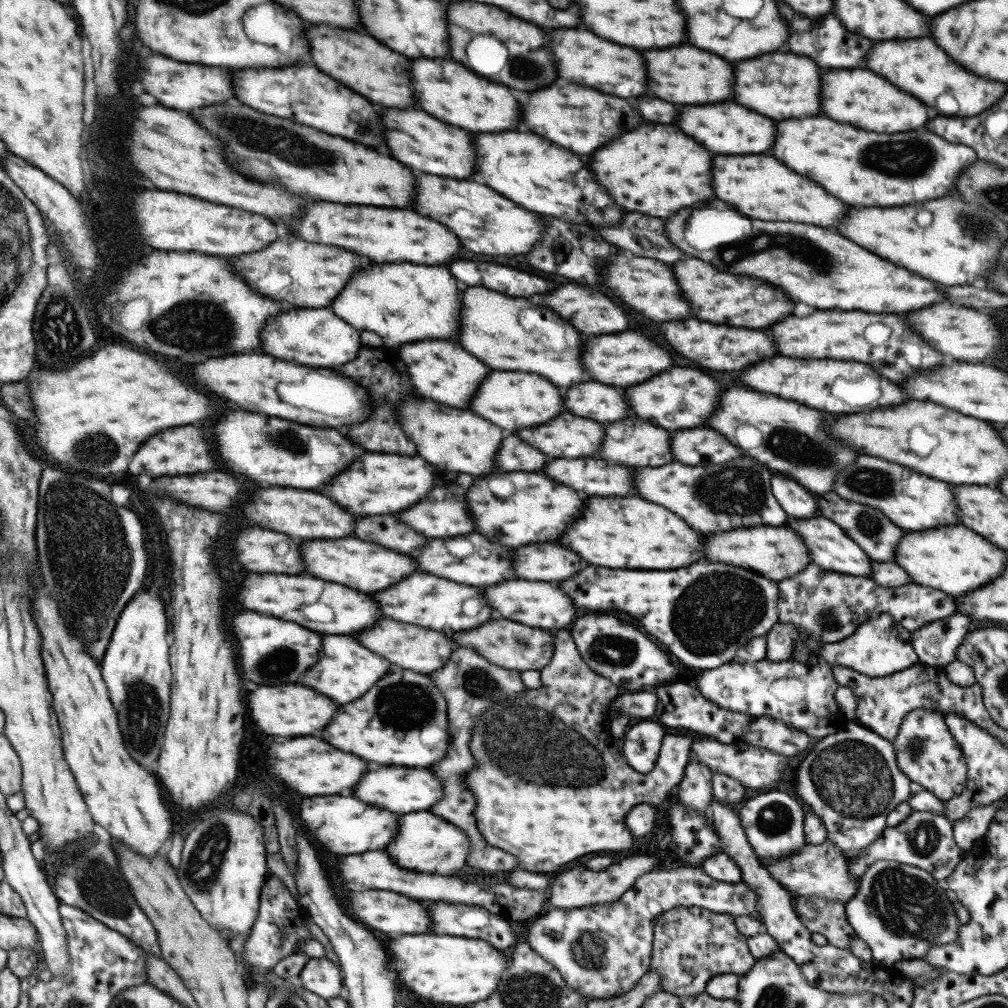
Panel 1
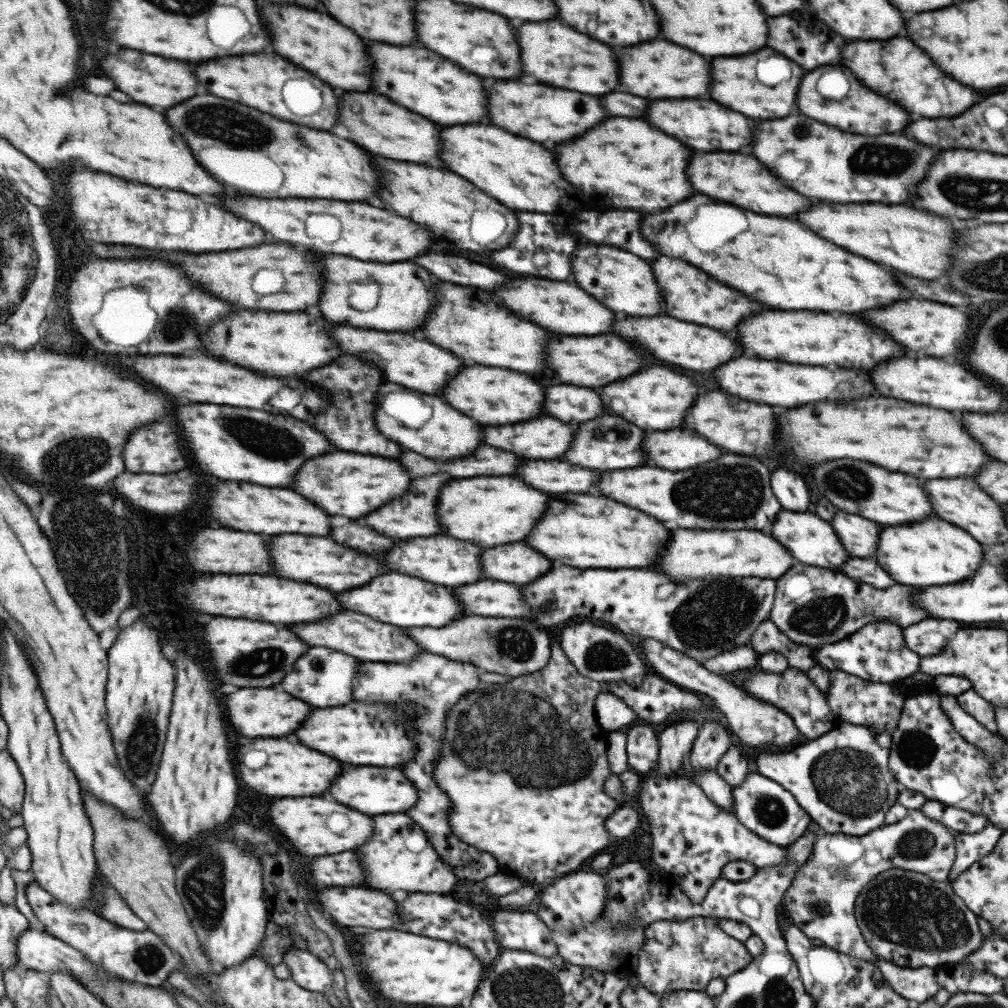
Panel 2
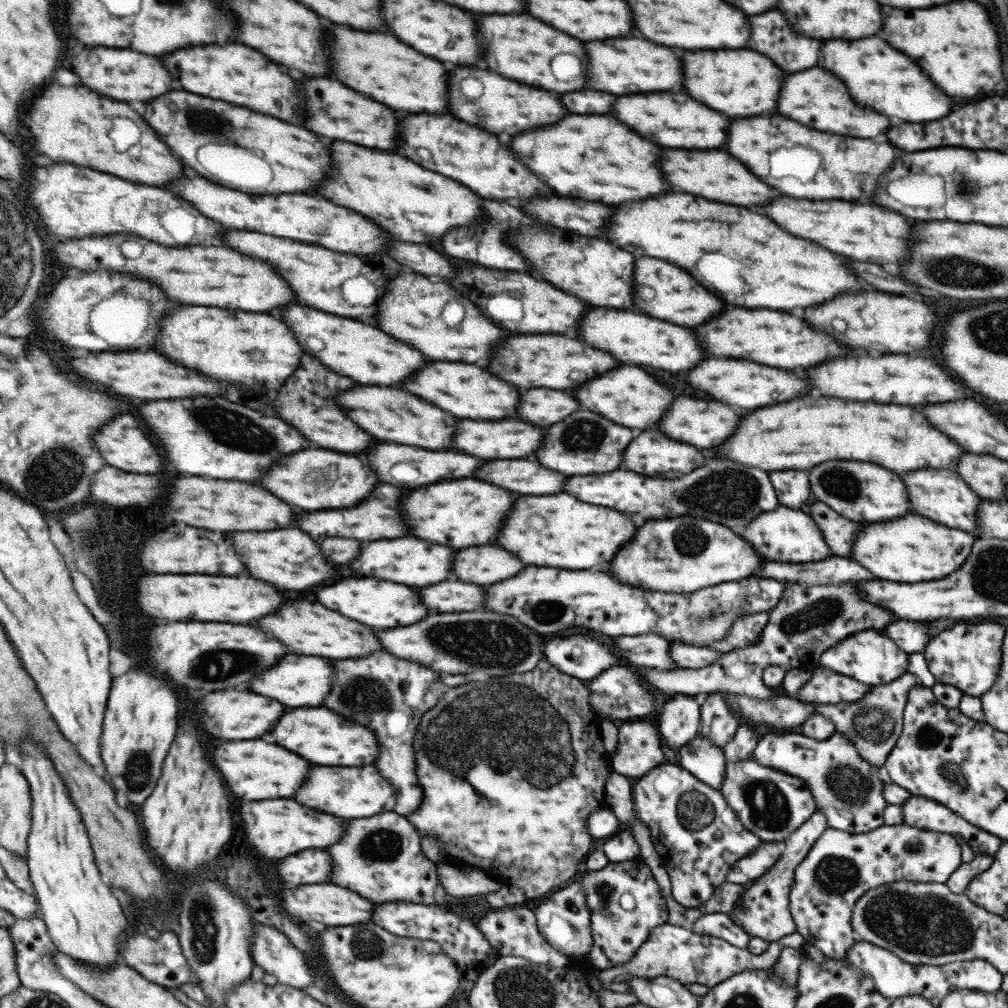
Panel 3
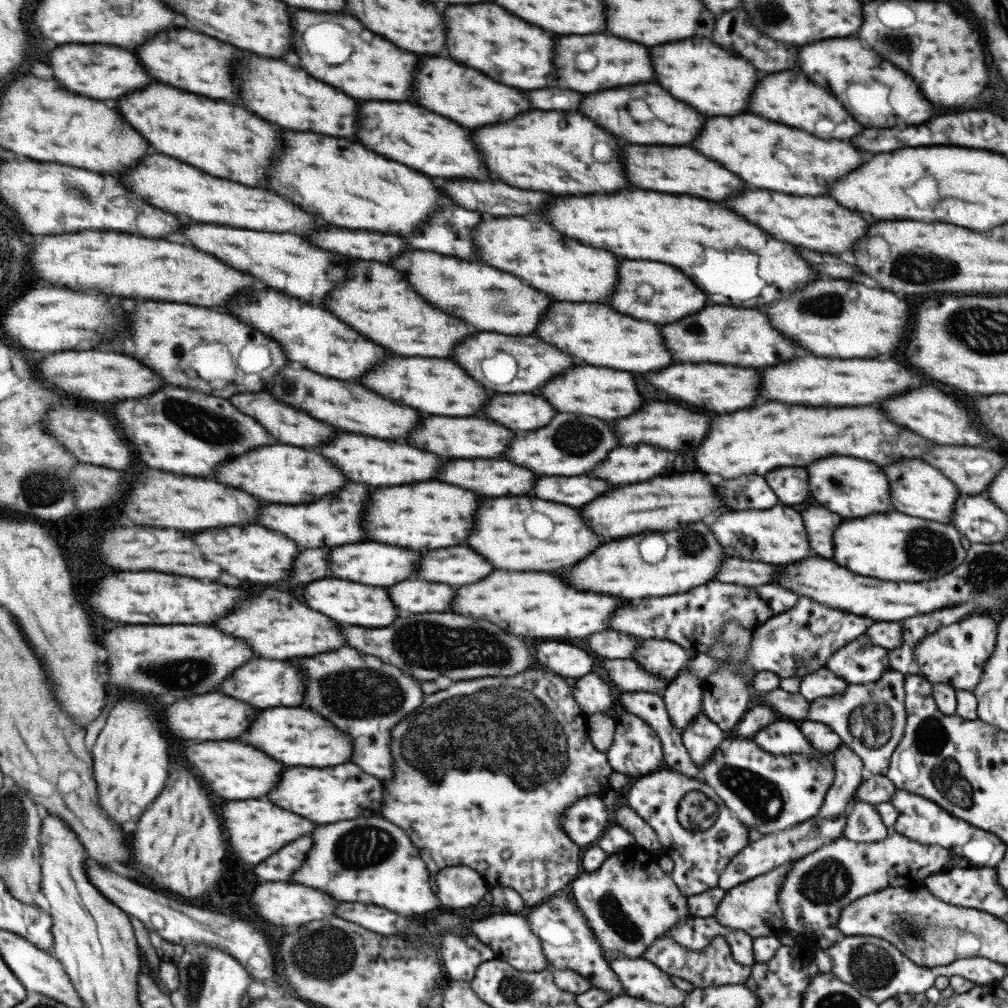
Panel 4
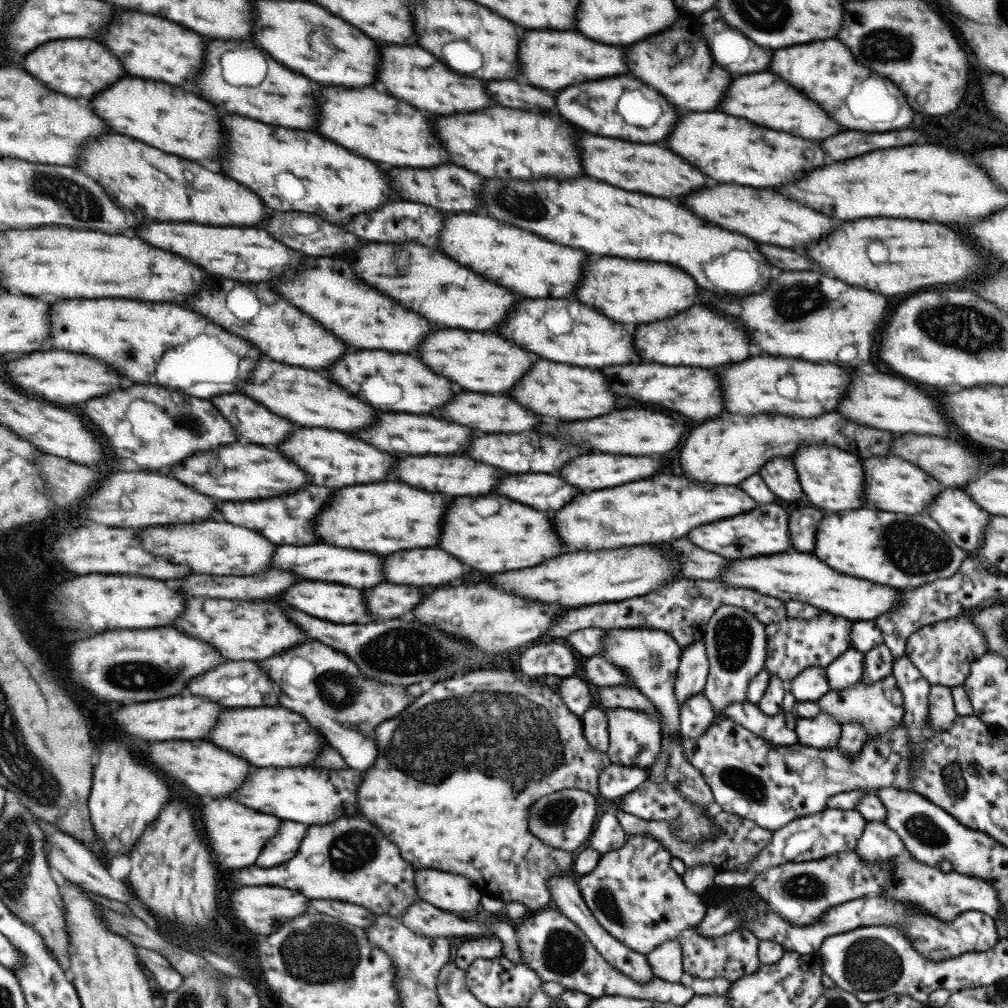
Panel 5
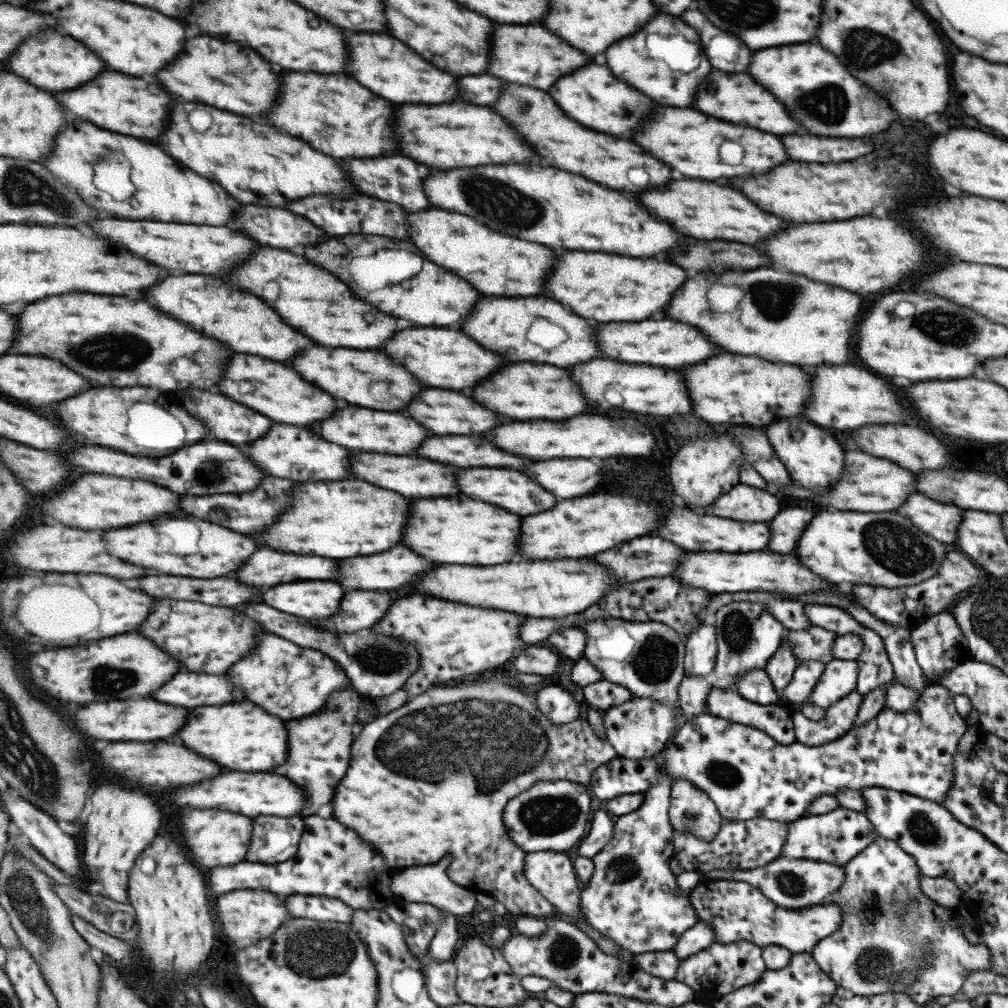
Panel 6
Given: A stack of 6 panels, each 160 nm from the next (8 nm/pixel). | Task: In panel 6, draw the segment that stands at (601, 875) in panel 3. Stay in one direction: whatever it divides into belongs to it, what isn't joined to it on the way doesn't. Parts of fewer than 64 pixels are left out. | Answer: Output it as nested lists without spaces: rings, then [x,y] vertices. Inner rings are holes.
[[[597,617],[596,619],[579,619],[577,630],[582,630],[586,643],[582,657],[601,673],[602,679],[624,686],[633,697],[647,697],[660,703],[679,707],[677,687],[684,677],[684,642],[686,637],[675,632],[669,625],[657,621],[629,622],[615,617]],[[660,772],[660,777],[655,783],[655,786],[650,786],[644,793],[642,793],[643,802],[641,805],[639,805],[633,812],[622,814],[621,816],[614,818],[611,836],[608,838],[607,844],[603,846],[595,856],[590,858],[594,864],[593,874],[591,874],[591,878],[582,885],[580,891],[580,914],[582,914],[584,922],[633,955],[643,954],[645,952],[672,951],[673,946],[678,942],[678,938],[697,922],[693,907],[690,905],[688,899],[687,891],[683,891],[680,886],[678,886],[674,879],[675,874],[673,874],[668,867],[668,862],[673,858],[674,854],[674,844],[672,841],[673,830],[668,821],[668,800],[671,783],[672,781],[670,778],[666,776],[664,772]]]

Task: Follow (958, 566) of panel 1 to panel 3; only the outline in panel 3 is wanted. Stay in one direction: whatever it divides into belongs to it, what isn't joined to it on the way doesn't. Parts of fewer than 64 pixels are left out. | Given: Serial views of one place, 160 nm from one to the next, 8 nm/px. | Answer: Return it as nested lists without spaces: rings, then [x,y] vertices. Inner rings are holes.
[[[905,514],[889,522],[865,524],[853,540],[851,559],[869,570],[879,580],[923,582],[937,580],[961,566],[975,539],[963,530],[953,530],[917,514]]]

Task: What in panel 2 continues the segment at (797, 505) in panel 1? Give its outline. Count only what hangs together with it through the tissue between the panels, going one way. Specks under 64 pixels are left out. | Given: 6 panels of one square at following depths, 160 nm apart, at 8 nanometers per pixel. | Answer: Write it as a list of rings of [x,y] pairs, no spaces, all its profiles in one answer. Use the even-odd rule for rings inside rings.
[[[775,470],[771,472],[771,490],[785,510],[793,512],[805,512],[809,506],[809,494],[805,488],[805,482],[799,474],[787,472],[787,470]]]

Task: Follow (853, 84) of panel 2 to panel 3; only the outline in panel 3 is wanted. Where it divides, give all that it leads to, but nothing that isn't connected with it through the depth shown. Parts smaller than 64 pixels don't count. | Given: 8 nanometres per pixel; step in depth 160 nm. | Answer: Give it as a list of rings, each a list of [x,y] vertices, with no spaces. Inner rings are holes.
[[[809,68],[803,72],[789,74],[783,80],[777,98],[777,114],[791,118],[803,126],[815,128],[819,132],[833,132],[833,134],[847,134],[851,138],[871,138],[879,132],[885,132],[889,122],[885,116],[879,116],[871,110],[863,110],[851,102],[847,96],[845,85],[835,80],[824,68]]]

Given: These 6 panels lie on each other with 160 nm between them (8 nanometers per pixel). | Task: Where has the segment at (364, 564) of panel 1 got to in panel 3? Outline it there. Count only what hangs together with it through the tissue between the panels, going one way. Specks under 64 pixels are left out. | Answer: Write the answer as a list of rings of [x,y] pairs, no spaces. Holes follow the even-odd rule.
[[[297,528],[271,532],[231,532],[231,542],[235,542],[235,554],[247,562],[249,574],[255,574],[255,578],[263,578],[279,588],[307,590],[309,586],[335,582],[341,576],[341,568],[325,562],[319,544]]]

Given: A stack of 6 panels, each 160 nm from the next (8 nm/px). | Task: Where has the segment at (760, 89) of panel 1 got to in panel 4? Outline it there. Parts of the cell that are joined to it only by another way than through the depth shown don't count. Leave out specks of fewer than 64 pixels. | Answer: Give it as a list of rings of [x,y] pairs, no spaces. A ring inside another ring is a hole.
[[[687,38],[679,42],[669,42],[663,46],[651,46],[649,50],[651,50],[651,64],[655,70],[655,82],[679,102],[689,104],[691,108],[695,108],[699,114],[705,114],[705,116],[731,116],[745,110],[747,96],[751,94],[755,86],[757,74],[755,74],[755,68],[747,66],[747,62],[741,60],[739,56],[733,56],[727,50],[711,44],[709,38],[701,38],[701,40]]]

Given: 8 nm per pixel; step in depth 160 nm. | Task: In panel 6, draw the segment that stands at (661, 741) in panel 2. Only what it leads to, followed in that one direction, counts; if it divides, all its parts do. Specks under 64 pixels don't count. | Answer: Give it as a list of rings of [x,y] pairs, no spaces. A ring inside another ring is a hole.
[[[702,622],[687,634],[682,664],[684,676],[710,677],[716,659],[715,635],[714,626]]]

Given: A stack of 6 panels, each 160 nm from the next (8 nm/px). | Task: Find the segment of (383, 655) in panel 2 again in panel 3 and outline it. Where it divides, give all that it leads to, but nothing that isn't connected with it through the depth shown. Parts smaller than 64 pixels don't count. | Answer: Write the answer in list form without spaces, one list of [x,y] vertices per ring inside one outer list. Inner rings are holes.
[[[291,600],[287,602],[287,606],[283,606],[283,610],[279,610],[279,614],[271,614],[271,618],[261,618],[259,622],[255,622],[255,626],[263,626],[267,634],[275,634],[275,638],[279,638],[287,646],[287,650],[295,654],[341,660],[385,651],[381,650],[379,644],[382,643],[377,642],[373,628],[347,620],[339,612],[333,612],[323,604],[309,600]]]

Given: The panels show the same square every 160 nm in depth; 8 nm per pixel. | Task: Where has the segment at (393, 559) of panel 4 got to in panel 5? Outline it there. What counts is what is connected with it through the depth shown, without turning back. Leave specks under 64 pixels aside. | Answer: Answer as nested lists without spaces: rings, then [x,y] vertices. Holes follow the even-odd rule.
[[[283,546],[279,554],[275,554],[275,562],[271,562],[273,568],[291,570],[307,580],[325,580],[325,582],[343,582],[345,586],[359,586],[359,588],[371,588],[377,582],[383,580],[381,576],[381,558],[375,554],[365,554],[357,550],[345,550],[335,546]]]

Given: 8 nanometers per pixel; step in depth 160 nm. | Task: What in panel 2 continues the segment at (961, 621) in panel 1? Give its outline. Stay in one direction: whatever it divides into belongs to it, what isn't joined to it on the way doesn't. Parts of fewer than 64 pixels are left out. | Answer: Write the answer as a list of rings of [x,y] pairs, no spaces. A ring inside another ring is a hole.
[[[927,617],[902,628],[903,642],[911,652],[920,657],[931,656],[942,651],[947,640],[960,626],[962,624],[954,620]]]

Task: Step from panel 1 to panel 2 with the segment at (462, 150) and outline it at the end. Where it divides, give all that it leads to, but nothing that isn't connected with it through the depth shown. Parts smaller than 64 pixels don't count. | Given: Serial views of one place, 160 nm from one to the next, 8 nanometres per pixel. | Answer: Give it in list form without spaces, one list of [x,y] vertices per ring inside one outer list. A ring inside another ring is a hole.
[[[343,92],[343,106],[341,106],[343,118],[339,118],[339,124],[349,132],[353,142],[361,142],[365,150],[371,150],[373,154],[391,158],[391,160],[403,160],[403,162],[415,162],[415,164],[429,164],[429,160],[437,160],[437,124],[429,122],[427,118],[419,118],[417,114],[405,110],[403,106],[391,104],[387,98],[377,94],[359,94],[359,92]]]

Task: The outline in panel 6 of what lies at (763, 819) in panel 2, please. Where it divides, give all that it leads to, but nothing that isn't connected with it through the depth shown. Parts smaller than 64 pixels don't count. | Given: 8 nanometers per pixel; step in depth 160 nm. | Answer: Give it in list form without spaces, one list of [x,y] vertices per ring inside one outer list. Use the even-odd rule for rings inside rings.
[[[928,684],[920,692],[918,699],[912,704],[909,710],[904,710],[901,712],[893,712],[889,709],[881,709],[874,717],[871,717],[865,724],[861,726],[849,729],[843,736],[836,738],[834,741],[823,743],[819,746],[805,746],[797,741],[788,744],[781,745],[777,742],[774,742],[770,736],[767,736],[763,731],[757,730],[756,728],[745,726],[744,724],[739,724],[725,720],[724,718],[716,717],[715,715],[710,715],[708,712],[703,712],[701,714],[691,717],[689,720],[686,720],[682,725],[679,731],[676,731],[673,734],[669,746],[665,750],[657,753],[653,757],[631,760],[626,758],[621,758],[616,756],[610,761],[604,762],[602,765],[597,766],[593,770],[592,775],[590,776],[590,781],[588,782],[589,790],[591,794],[598,798],[599,800],[606,800],[621,796],[623,794],[642,794],[650,786],[655,786],[655,783],[660,777],[660,772],[664,772],[666,776],[670,778],[671,781],[676,778],[684,778],[689,782],[693,783],[699,790],[702,790],[710,797],[713,801],[713,804],[716,806],[717,812],[722,818],[728,818],[729,820],[749,820],[749,819],[767,819],[782,823],[793,822],[799,817],[805,814],[804,810],[807,805],[810,804],[814,798],[817,798],[821,795],[832,795],[843,789],[853,789],[859,791],[867,787],[879,787],[889,790],[896,790],[900,793],[907,793],[916,796],[917,798],[923,798],[937,804],[942,804],[946,794],[949,792],[950,786],[952,785],[952,778],[954,774],[952,773],[953,767],[953,755],[957,751],[957,745],[960,738],[963,736],[963,733],[966,729],[965,719],[961,718],[957,711],[954,709],[953,702],[954,695],[947,690],[944,686],[940,684]]]

